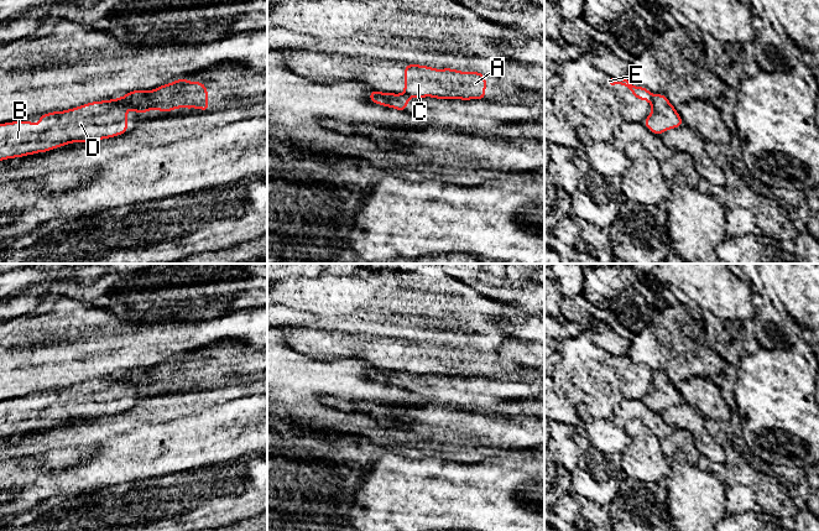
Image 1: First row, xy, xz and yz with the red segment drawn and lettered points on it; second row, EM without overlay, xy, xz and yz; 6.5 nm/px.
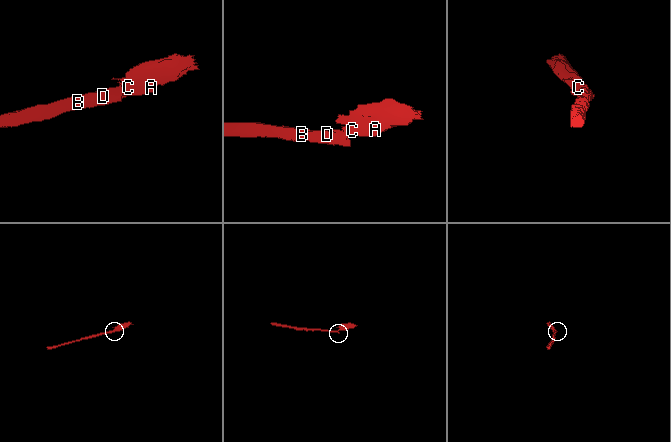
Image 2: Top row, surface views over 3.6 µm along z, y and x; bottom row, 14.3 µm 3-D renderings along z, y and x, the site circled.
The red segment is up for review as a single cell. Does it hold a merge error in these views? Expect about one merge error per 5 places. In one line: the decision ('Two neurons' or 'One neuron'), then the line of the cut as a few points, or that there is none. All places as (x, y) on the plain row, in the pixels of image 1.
Two neurons. Split along xy (123, 374), (130, 384)

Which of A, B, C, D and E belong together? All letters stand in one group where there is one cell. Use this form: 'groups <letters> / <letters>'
groups A C E / B D

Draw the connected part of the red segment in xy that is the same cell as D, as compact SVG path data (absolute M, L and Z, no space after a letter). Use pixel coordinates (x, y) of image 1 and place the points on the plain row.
M121 374L40 392L37 405L28 397L0 401L0 438L47 430L72 420L94 420L124 412L127 410L129 386L129 379Z

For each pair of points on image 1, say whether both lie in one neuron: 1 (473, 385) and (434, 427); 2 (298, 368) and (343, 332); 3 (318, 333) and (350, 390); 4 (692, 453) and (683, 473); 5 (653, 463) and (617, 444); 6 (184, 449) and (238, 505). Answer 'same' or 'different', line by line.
1: different
2: different
3: different
4: different
5: different
6: different

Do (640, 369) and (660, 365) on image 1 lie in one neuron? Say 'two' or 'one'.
two

